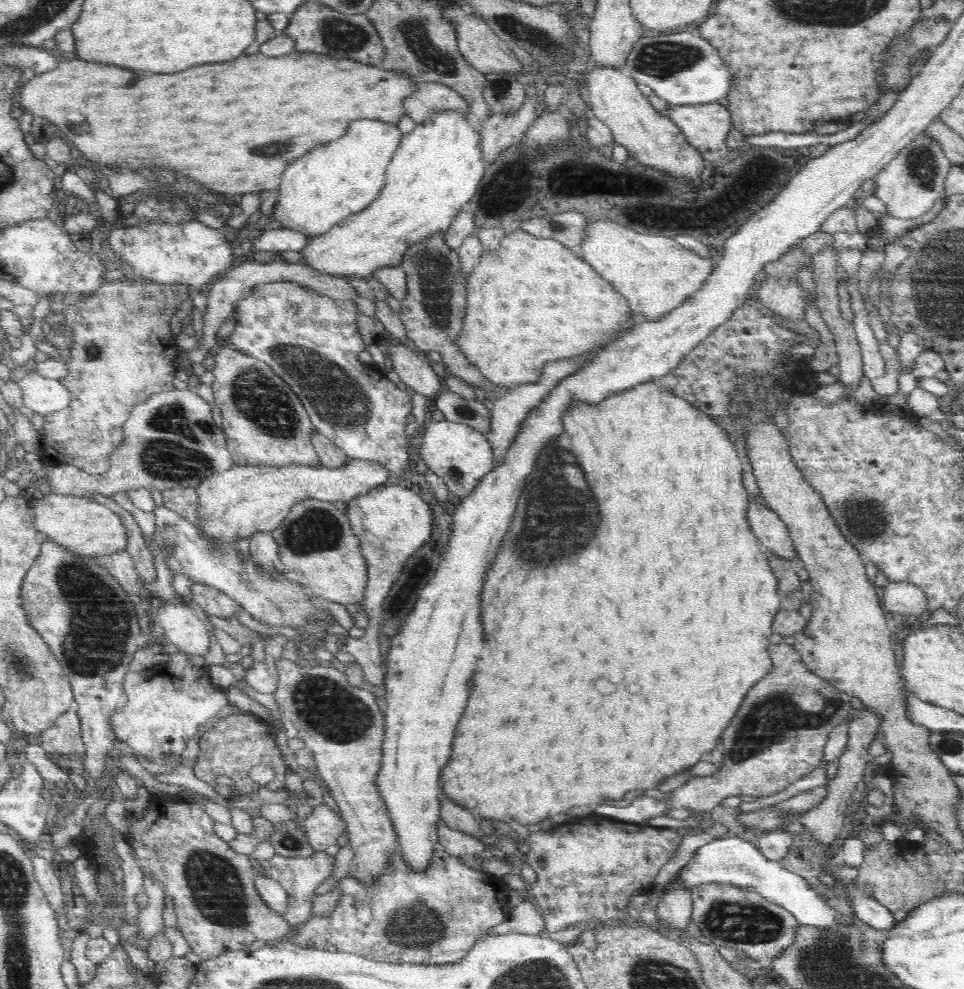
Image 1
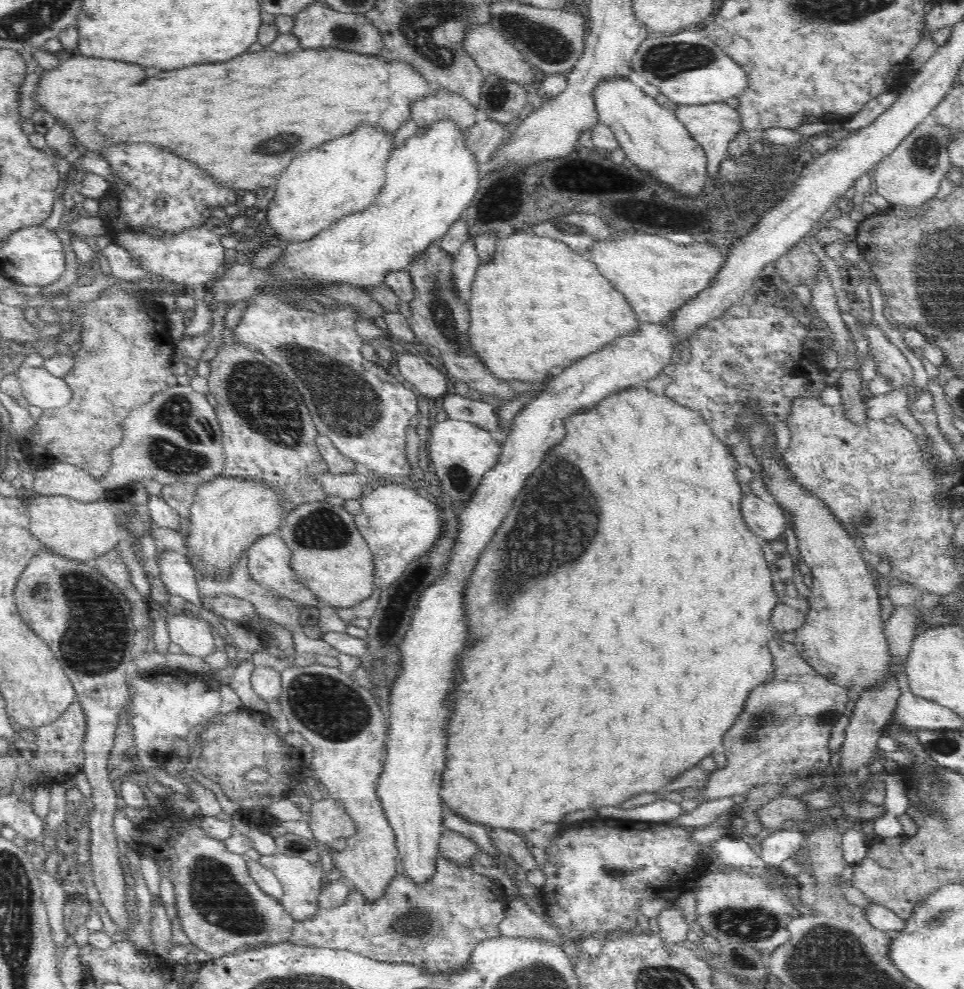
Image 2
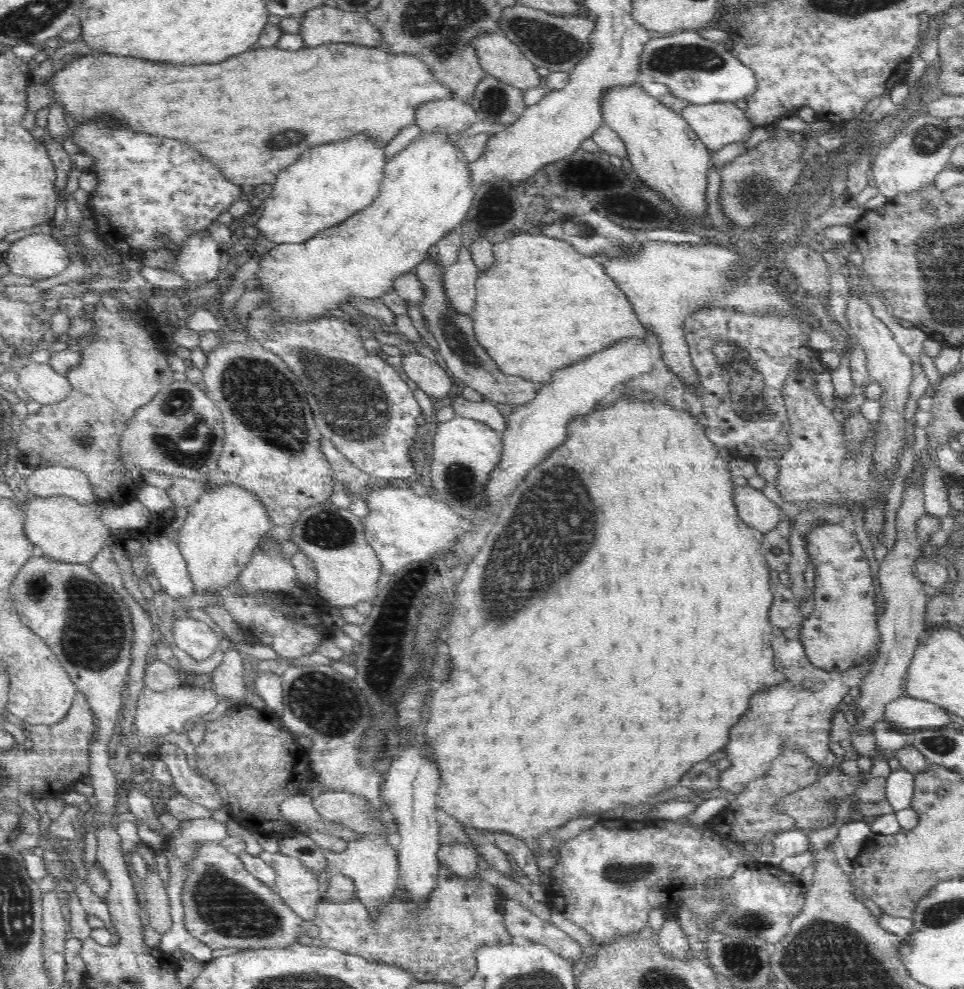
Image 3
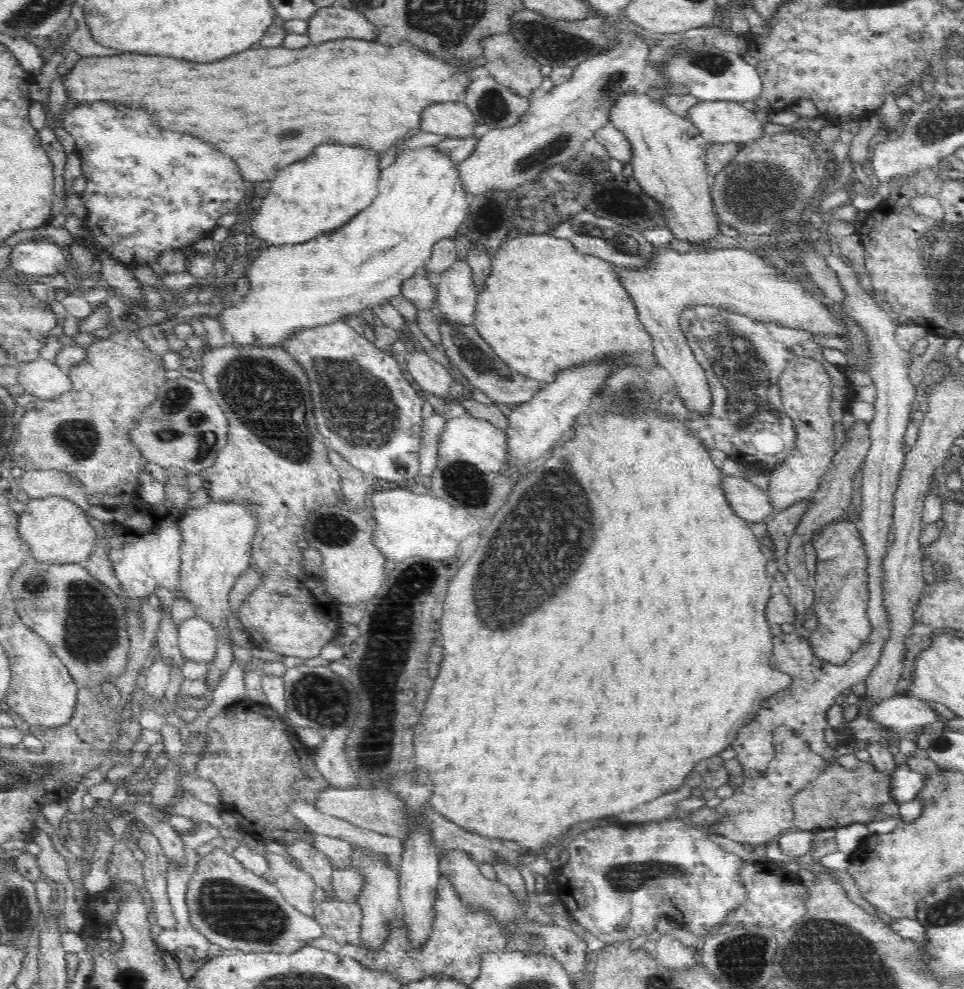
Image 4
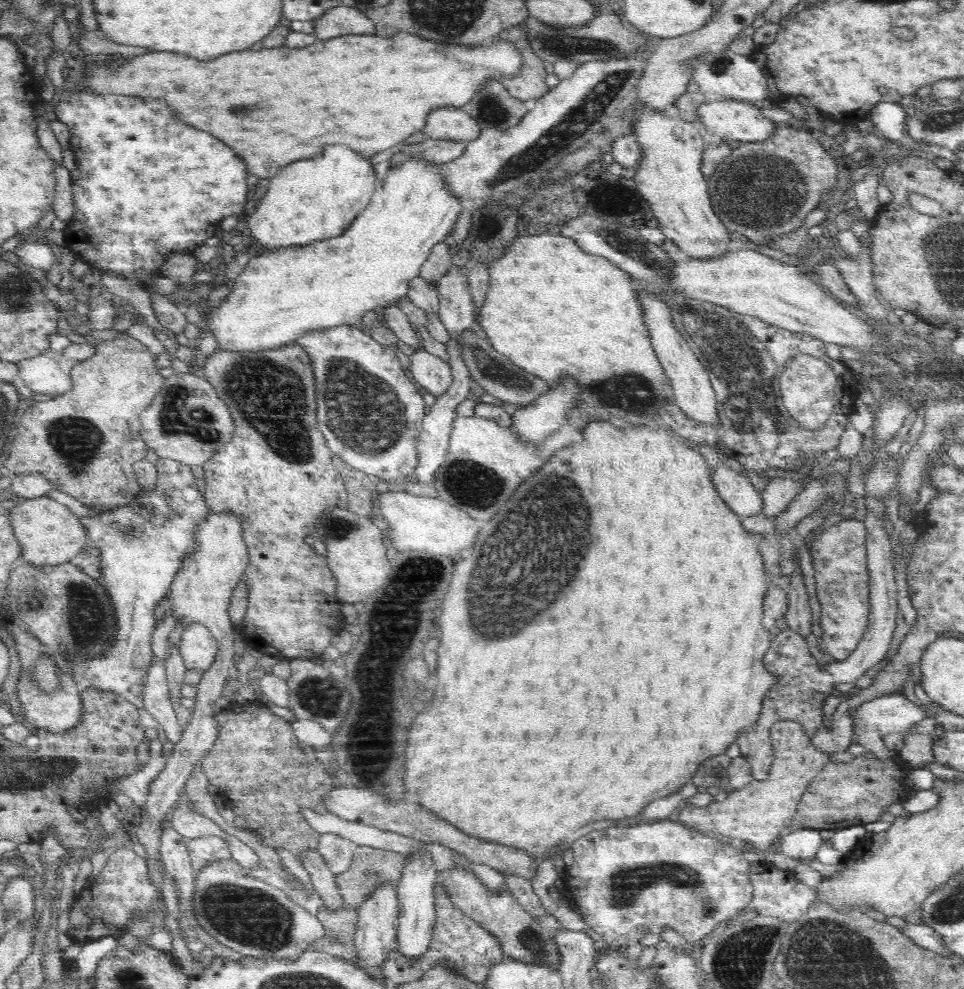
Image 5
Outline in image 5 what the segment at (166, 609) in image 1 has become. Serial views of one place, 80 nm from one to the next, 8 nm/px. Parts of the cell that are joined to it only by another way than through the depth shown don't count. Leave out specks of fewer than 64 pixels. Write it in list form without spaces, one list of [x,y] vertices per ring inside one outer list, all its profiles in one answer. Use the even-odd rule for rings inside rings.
[[[190,623],[183,628],[179,649],[186,670],[200,669],[205,672],[216,658],[217,644],[206,626],[200,623]]]

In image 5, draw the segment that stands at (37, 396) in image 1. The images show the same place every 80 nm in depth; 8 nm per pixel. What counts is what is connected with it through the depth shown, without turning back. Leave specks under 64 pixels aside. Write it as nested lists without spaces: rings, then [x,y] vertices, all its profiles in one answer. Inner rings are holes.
[[[36,356],[19,363],[19,376],[38,394],[61,395],[70,390],[73,380],[48,356]]]

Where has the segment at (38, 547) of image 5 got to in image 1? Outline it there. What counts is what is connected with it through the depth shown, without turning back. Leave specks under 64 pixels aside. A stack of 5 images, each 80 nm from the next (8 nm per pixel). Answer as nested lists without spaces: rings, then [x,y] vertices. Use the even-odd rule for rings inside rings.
[[[50,493],[44,495],[42,499],[33,501],[35,517],[33,519],[34,527],[38,532],[44,533],[46,538],[60,544],[80,556],[97,557],[100,555],[109,555],[118,551],[124,551],[128,546],[128,536],[126,528],[120,519],[120,516],[104,505],[98,504],[92,498],[78,497],[74,495],[63,495]]]

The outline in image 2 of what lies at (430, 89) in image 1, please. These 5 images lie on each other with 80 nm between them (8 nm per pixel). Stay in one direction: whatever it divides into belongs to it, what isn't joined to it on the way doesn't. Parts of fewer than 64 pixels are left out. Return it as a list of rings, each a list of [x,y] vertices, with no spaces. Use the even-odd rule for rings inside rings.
[[[437,89],[437,91],[434,91],[434,94],[416,100],[416,102],[411,104],[410,110],[411,118],[416,122],[418,127],[429,127],[438,121],[448,119],[456,122],[456,127],[460,127],[465,132],[481,117],[475,106],[468,103],[468,100],[444,89]]]

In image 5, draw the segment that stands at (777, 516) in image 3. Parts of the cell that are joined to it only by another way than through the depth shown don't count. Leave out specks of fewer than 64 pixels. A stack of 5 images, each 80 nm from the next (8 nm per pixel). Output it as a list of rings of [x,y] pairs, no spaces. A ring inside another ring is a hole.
[[[724,463],[712,468],[712,483],[722,500],[737,515],[758,516],[762,512],[762,492],[756,490],[746,477],[729,469]]]

